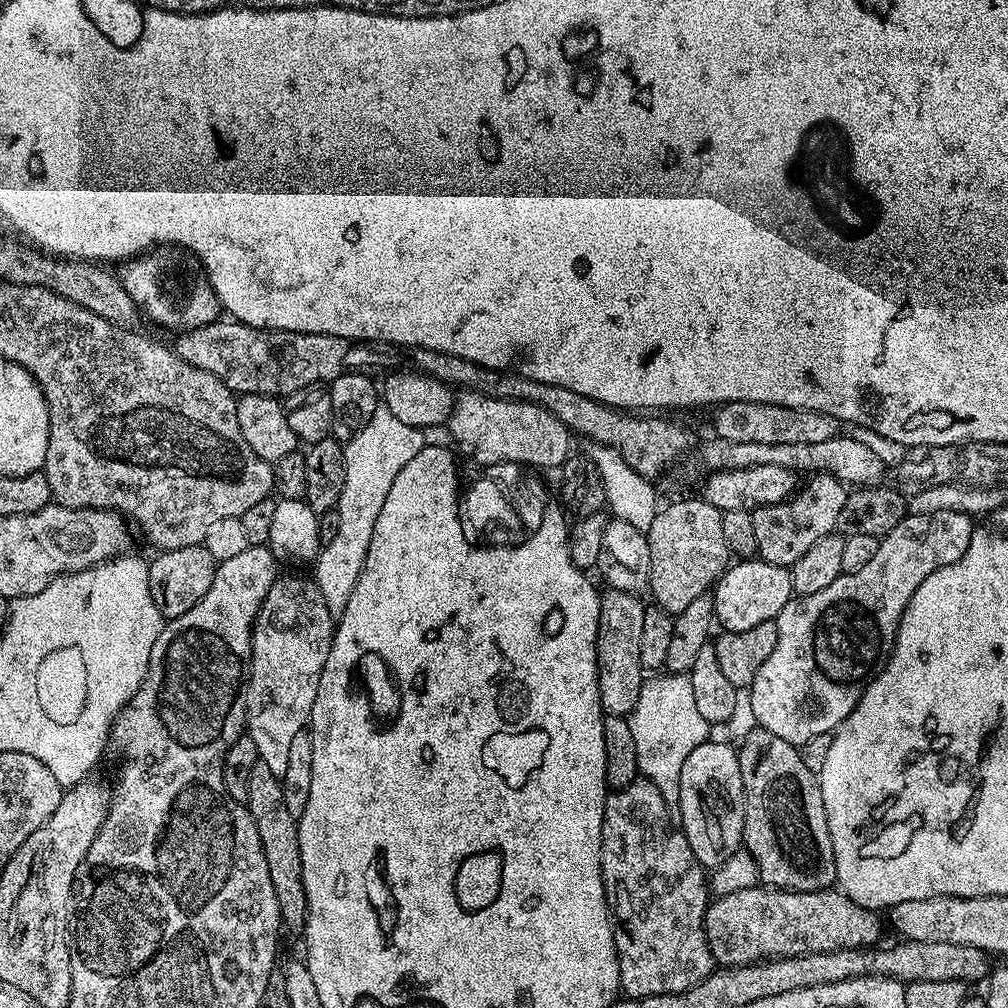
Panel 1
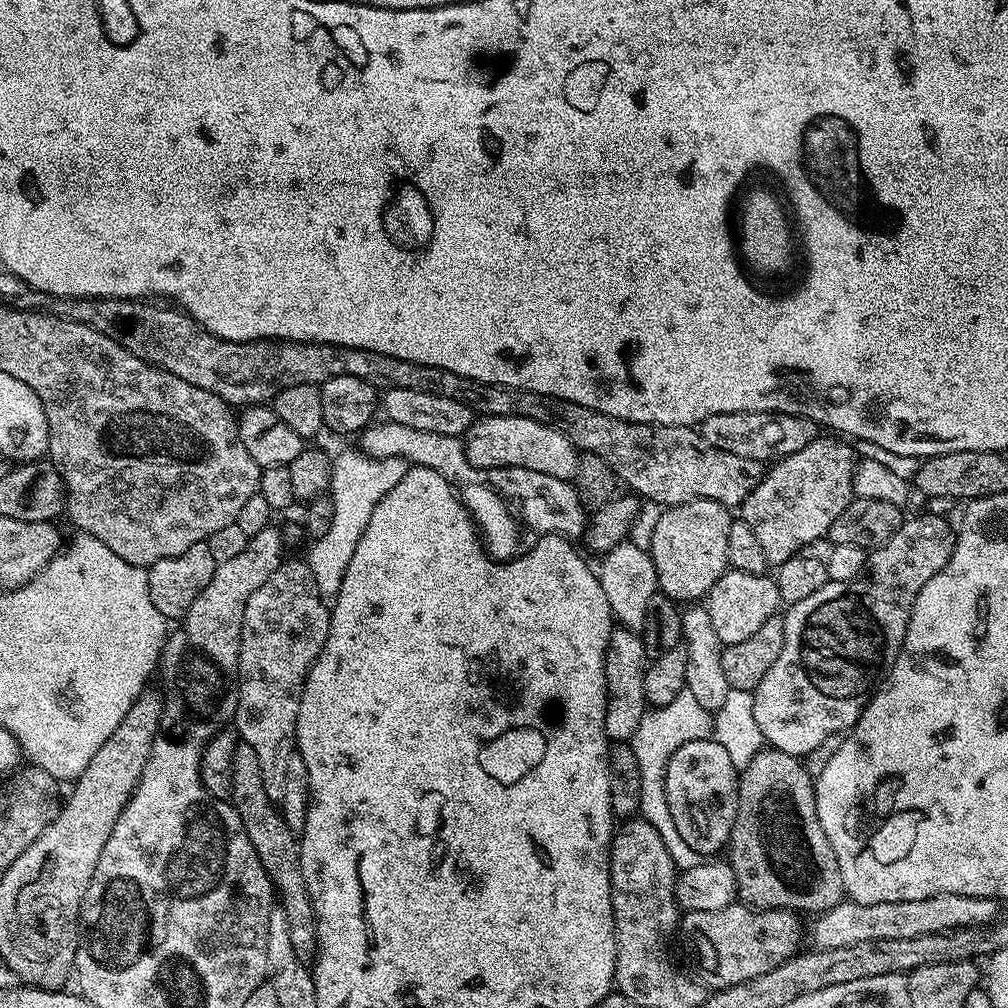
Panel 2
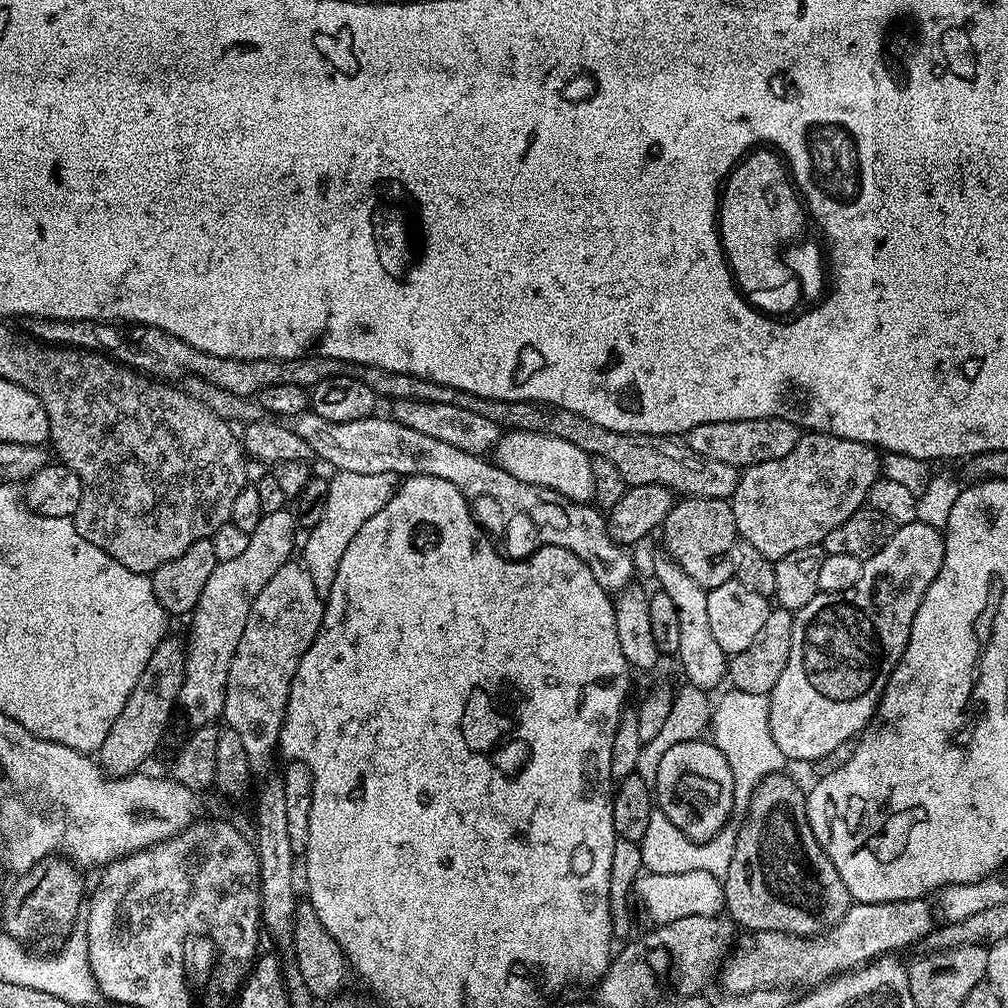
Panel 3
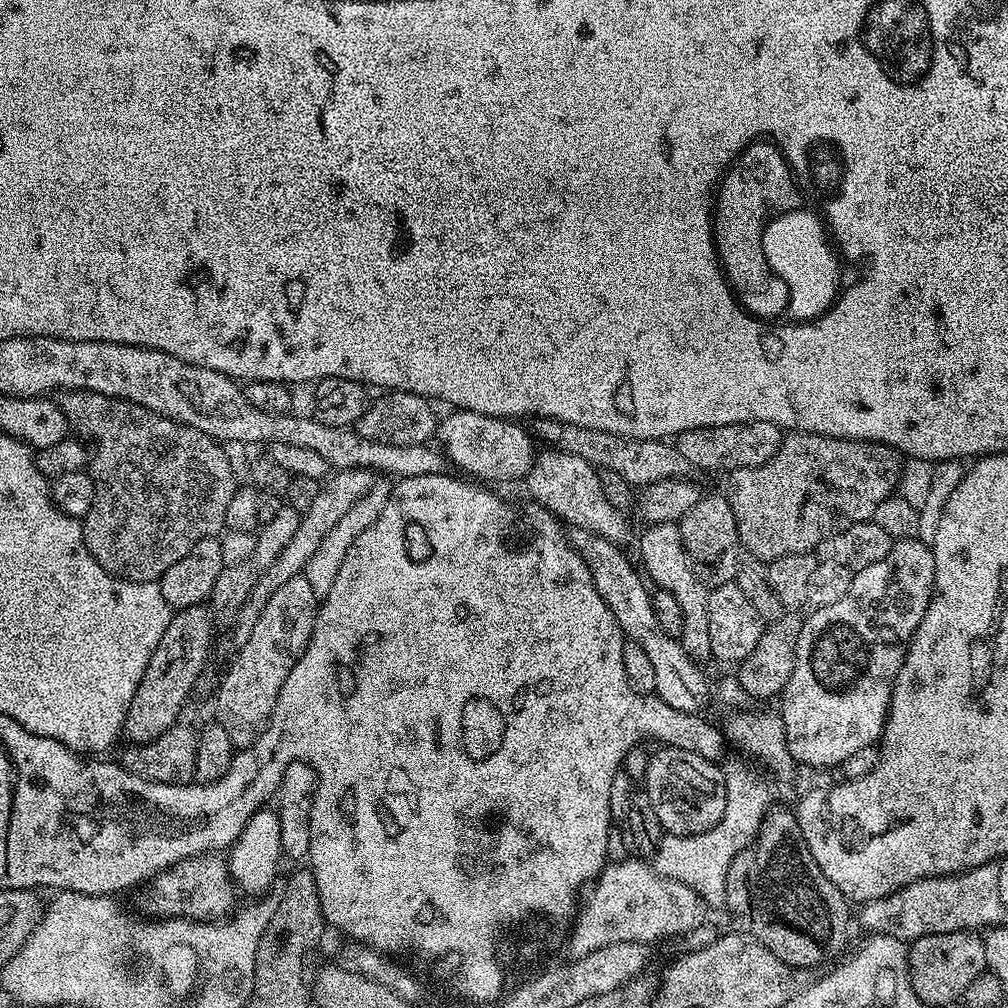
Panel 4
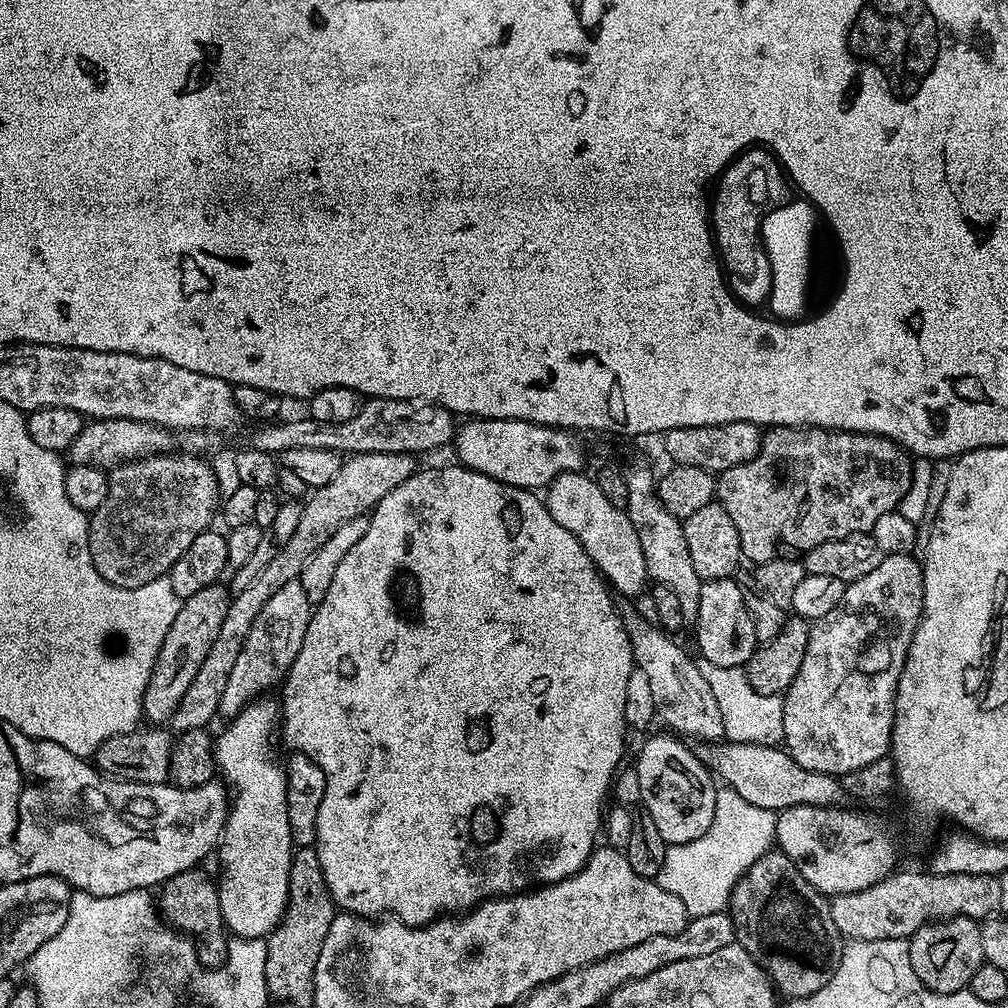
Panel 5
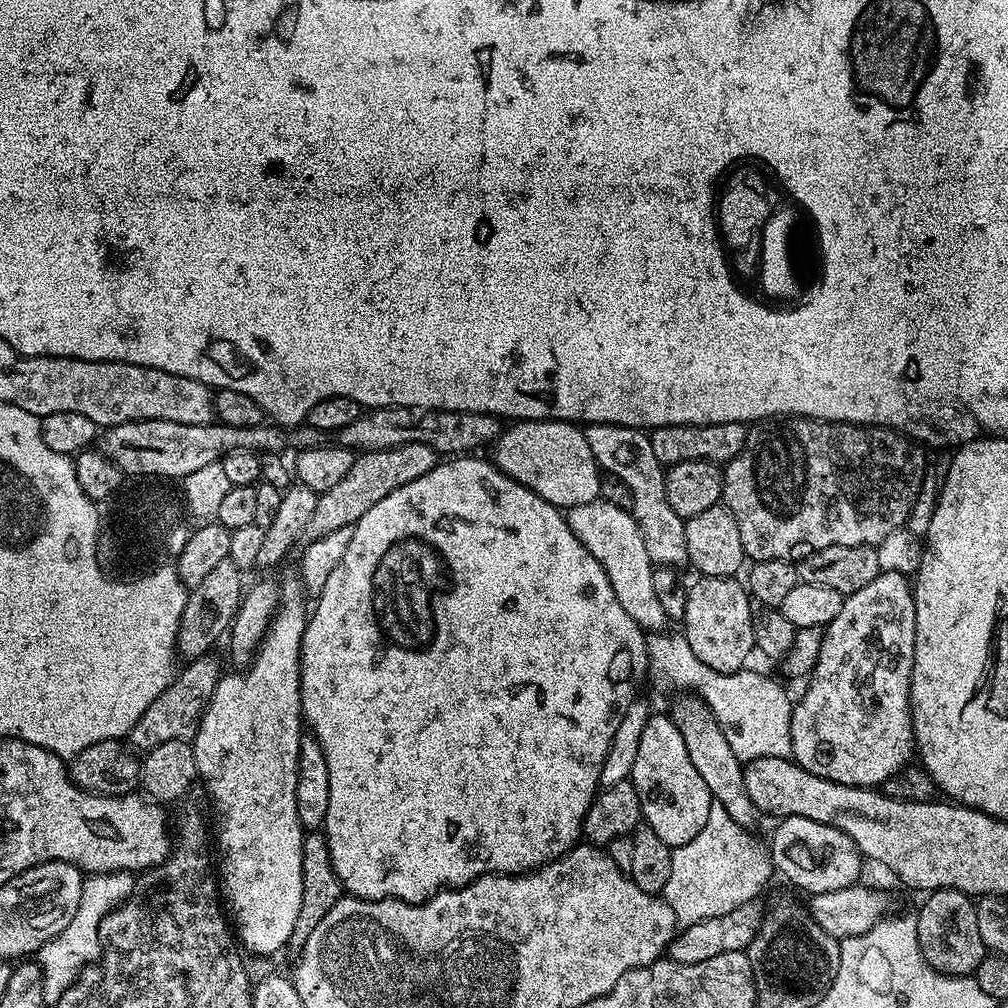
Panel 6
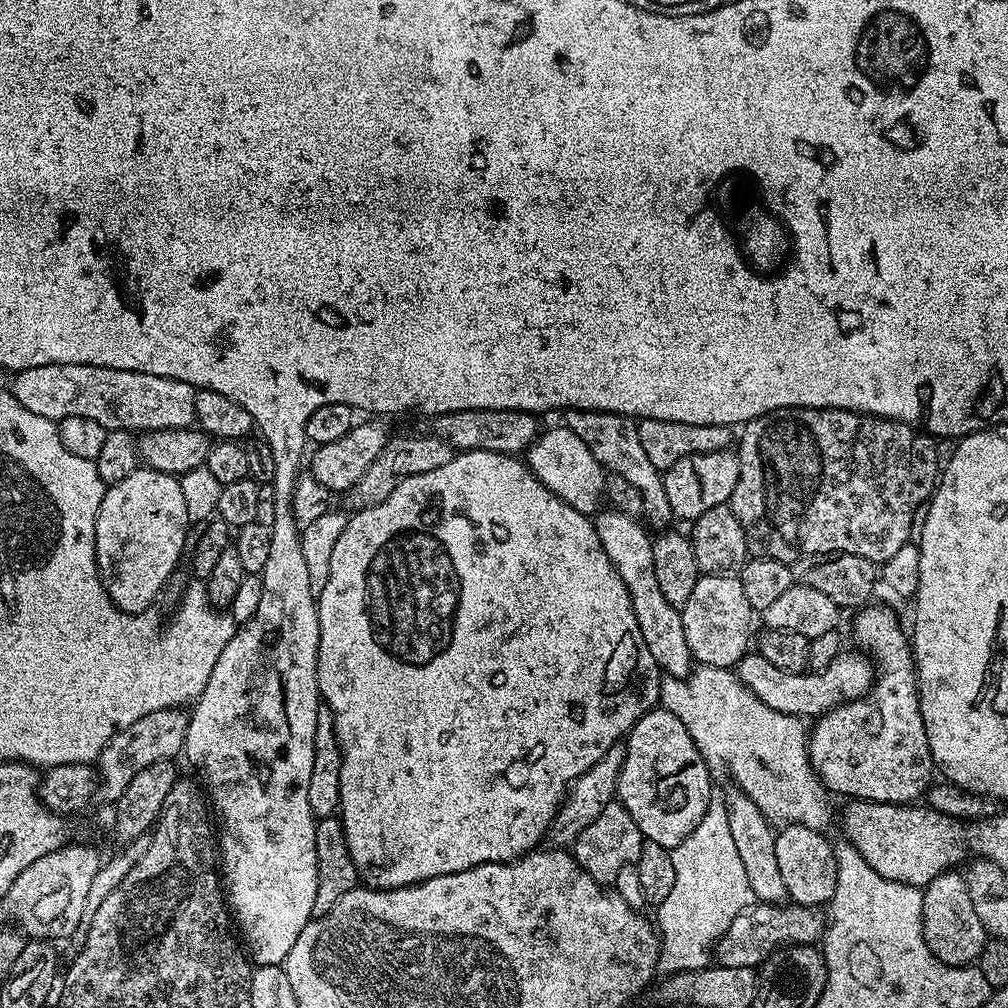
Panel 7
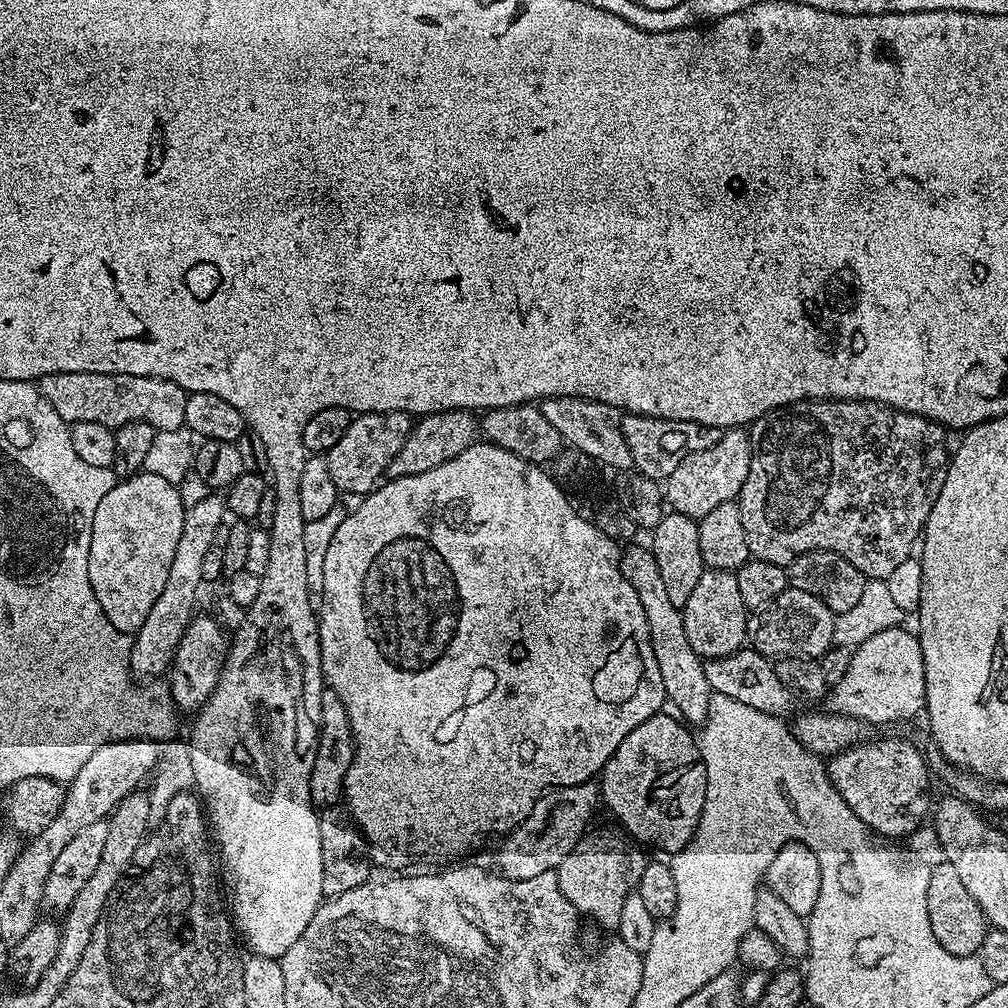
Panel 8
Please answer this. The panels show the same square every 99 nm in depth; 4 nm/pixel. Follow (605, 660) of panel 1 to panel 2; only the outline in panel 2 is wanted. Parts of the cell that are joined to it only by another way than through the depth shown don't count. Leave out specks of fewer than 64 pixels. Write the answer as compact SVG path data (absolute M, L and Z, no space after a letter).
M613 627L606 650L608 701L606 702L604 734L609 741L631 741L632 735L638 730L638 722L642 722L645 712L648 711L650 705L644 695L646 694L646 670L649 663L650 658L646 654L643 639L626 627Z

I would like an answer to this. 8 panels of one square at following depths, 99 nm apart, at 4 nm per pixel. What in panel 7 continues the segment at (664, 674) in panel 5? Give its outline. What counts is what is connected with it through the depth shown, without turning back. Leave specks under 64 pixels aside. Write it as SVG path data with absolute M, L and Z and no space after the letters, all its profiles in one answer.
M735 786L729 788L728 797L723 797L722 803L728 811L730 835L738 849L738 858L742 858L742 866L746 866L746 882L750 882L750 890L759 903L779 905L789 899L789 894L782 882L782 870L778 870L776 832L768 817L763 816L750 797Z

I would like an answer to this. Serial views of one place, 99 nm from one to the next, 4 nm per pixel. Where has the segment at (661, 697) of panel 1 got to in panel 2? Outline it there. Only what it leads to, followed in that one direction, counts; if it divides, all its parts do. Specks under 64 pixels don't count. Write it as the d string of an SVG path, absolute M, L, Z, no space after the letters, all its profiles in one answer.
M684 691L674 698L667 706L661 708L649 707L645 712L642 722L638 722L638 730L632 735L631 745L634 758L638 758L638 770L646 773L646 782L642 786L642 802L639 815L658 830L662 842L666 842L666 850L670 850L670 858L674 858L677 869L692 868L701 863L699 852L690 850L686 842L682 842L682 834L672 825L670 806L666 802L666 766L670 758L678 750L678 746L686 746L691 740L706 740L713 735L713 713L702 710L694 694Z

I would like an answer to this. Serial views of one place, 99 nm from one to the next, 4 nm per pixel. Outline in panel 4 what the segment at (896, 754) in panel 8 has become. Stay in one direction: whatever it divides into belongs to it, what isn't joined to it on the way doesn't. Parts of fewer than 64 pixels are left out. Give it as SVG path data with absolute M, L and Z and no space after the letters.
M900 538L890 554L874 566L866 566L852 577L852 592L830 606L812 608L804 616L802 634L798 634L798 650L794 658L794 674L782 693L784 705L778 715L784 722L785 742L797 765L835 769L850 754L871 749L884 732L892 687L904 661L906 646L928 613L936 582L936 563L931 547L920 538Z

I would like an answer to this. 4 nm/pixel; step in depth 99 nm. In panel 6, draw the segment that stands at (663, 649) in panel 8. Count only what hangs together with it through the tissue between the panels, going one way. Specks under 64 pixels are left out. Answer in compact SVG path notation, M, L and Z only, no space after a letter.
M605 500L586 502L582 506L567 509L568 525L574 534L598 558L602 570L606 570L606 578L610 578L610 586L614 586L614 598L645 633L655 634L669 627L670 621L666 610L662 610L658 597L654 594L654 574L650 554L646 554L646 545L642 542L642 534L638 530L636 520L627 508L619 508Z

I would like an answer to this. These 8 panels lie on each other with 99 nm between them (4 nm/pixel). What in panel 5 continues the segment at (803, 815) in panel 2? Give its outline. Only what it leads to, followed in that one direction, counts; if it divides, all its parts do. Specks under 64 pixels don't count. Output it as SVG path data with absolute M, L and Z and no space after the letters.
M769 850L762 858L758 858L758 862L754 862L754 866L744 871L732 891L730 915L736 923L737 937L743 938L759 953L760 964L769 978L778 985L779 995L788 1000L797 1000L814 994L822 986L826 986L830 978L834 978L834 970L838 970L838 962L842 958L846 944L838 926L834 924L829 897L810 886L810 882L806 882L806 878L800 873L800 865L787 851L776 851Z

